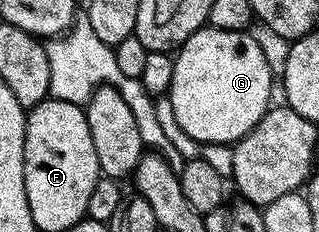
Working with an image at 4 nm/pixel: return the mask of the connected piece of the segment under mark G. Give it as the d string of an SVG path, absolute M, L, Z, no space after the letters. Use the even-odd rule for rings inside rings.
M202 27L185 38L173 57L173 75L169 96L172 101L173 115L177 123L186 127L193 140L205 145L228 145L240 141L245 134L259 122L271 101L271 65L250 32L221 31Z

